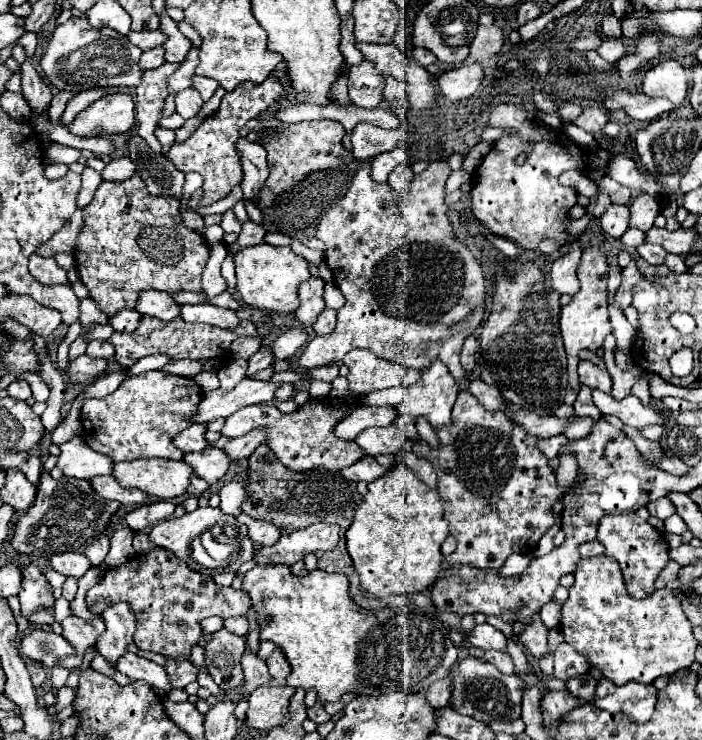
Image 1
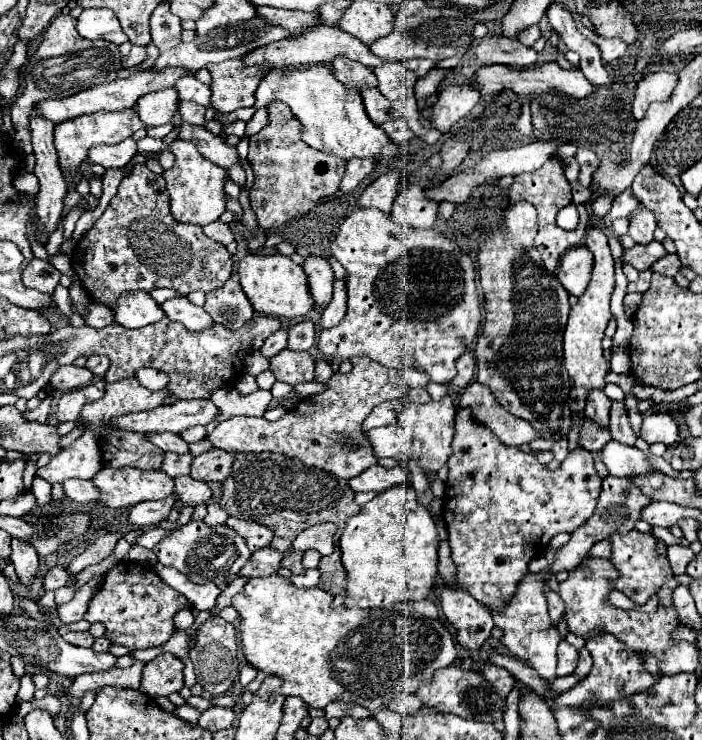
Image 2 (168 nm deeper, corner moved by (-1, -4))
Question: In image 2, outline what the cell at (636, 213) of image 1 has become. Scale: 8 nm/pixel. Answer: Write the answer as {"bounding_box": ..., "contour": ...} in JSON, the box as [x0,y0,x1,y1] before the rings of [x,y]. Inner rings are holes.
{"bounding_box":[629,210,657,244],"contour":[[[639,210],[629,224],[629,236],[635,240],[635,244],[649,244],[653,240],[653,232],[657,228],[655,214],[649,210]]]}

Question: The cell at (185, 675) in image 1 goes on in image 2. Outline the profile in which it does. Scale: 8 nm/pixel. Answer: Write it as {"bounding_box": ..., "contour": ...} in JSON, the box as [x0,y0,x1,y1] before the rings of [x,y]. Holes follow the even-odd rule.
{"bounding_box":[139,653,183,698],"contour":[[[164,653],[145,664],[141,672],[139,690],[155,698],[155,696],[169,696],[173,692],[179,692],[181,688],[183,688],[183,662],[179,658]]]}

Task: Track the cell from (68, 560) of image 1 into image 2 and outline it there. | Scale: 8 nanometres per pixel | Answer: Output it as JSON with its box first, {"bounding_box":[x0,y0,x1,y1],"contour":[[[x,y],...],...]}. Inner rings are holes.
{"bounding_box":[43,566,69,590],"contour":[[[55,566],[55,568],[51,568],[51,570],[45,574],[45,578],[43,578],[43,588],[45,588],[45,590],[57,590],[57,588],[65,586],[67,580],[69,580],[67,570]]]}

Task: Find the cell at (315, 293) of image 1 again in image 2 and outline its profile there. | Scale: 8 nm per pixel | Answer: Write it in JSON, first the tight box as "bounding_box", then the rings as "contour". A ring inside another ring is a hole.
{"bounding_box":[303,256,333,308],"contour":[[[307,256],[303,262],[303,270],[309,276],[309,288],[315,298],[315,306],[325,308],[333,292],[333,270],[329,262],[319,256]]]}

